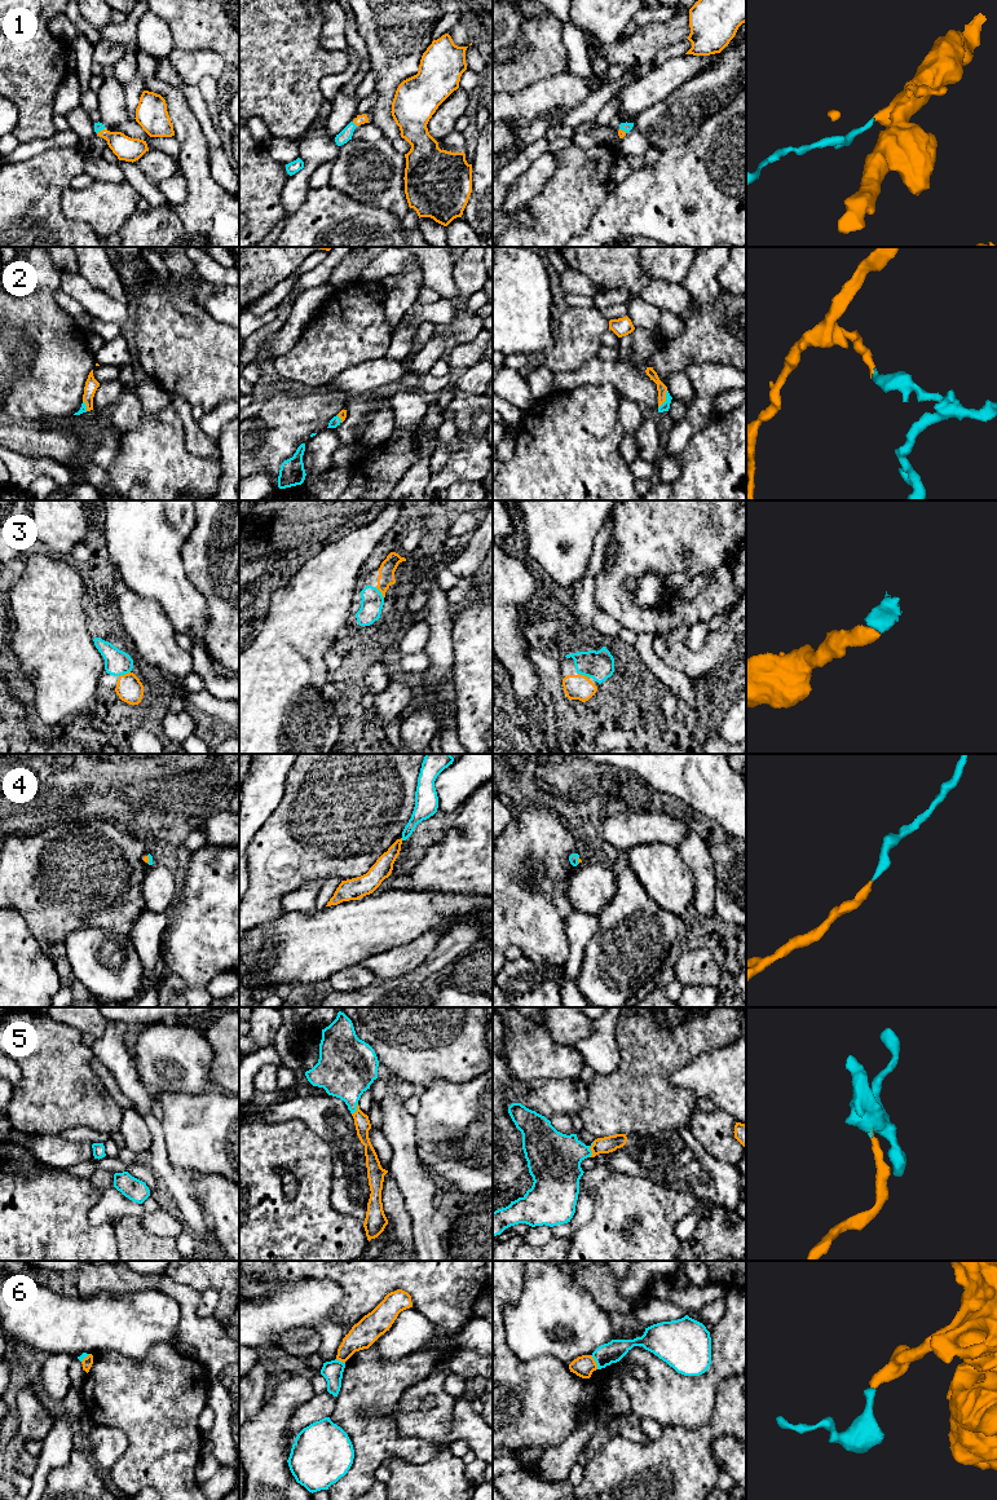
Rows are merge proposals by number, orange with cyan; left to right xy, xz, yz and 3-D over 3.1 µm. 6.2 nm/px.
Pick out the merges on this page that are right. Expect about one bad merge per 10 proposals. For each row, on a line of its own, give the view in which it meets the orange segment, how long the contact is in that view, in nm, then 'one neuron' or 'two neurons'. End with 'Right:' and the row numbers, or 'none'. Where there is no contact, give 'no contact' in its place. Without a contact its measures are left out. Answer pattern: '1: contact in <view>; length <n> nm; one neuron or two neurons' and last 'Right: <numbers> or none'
1: contact in xz; length 40 nm; one neuron
2: contact in yz; length 130 nm; one neuron
3: contact in xy; length 80 nm; one neuron
4: contact in xy; length 60 nm; one neuron
5: contact in yz; length 100 nm; one neuron
6: contact in yz; length 100 nm; two neurons
Right: 1, 2, 3, 4, 5

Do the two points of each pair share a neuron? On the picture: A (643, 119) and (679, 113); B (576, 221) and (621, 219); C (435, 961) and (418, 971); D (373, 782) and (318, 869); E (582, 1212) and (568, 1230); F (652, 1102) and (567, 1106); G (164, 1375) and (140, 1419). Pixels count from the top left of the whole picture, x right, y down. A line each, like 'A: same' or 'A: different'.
A: same
B: different
C: same
D: same
E: same
F: different
G: same

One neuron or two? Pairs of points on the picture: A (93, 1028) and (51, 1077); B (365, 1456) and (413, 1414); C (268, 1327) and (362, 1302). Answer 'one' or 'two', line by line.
A: two
B: two
C: two

